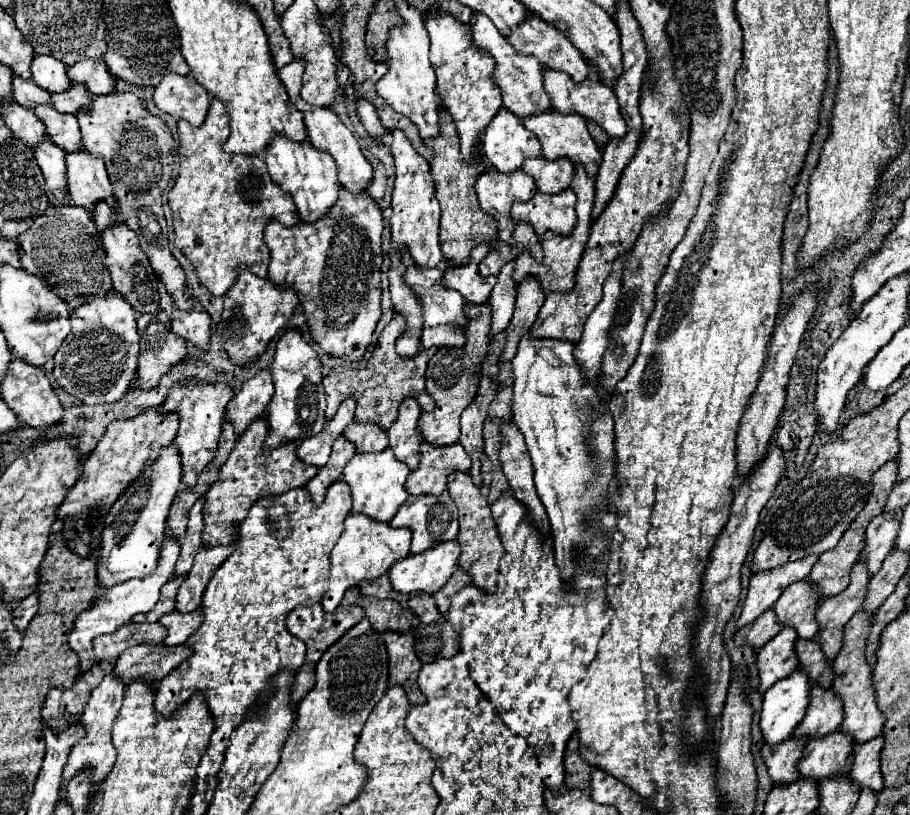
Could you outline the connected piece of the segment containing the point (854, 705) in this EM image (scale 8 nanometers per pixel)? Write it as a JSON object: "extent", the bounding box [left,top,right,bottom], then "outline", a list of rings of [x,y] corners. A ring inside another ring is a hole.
{"extent":[832,611,884,743],"outline":[[[858,611],[846,623],[844,645],[832,665],[832,673],[834,673],[832,691],[844,705],[844,719],[842,719],[840,731],[846,735],[852,735],[854,743],[866,743],[866,741],[878,737],[882,733],[882,725],[884,725],[884,715],[880,713],[880,709],[876,707],[876,701],[874,701],[874,687],[870,687],[872,685],[872,669],[864,657],[864,645],[866,645],[866,635],[870,629],[870,619],[872,617],[868,617],[864,611]]]}

